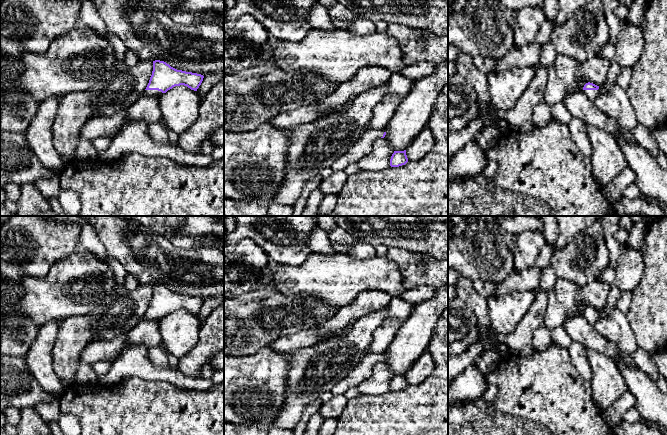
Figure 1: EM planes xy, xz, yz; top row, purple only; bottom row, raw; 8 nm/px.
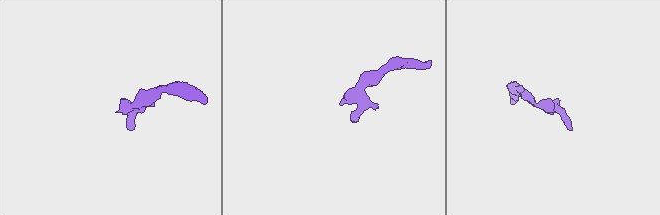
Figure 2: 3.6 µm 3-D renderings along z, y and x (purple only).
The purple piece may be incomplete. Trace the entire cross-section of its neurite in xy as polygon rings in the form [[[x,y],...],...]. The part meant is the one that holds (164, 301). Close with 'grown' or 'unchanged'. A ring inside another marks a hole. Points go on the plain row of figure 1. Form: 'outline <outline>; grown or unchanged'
outline [[[155,284],[152,299],[143,319],[159,320],[180,309],[197,315],[203,302],[201,298],[177,294],[164,285]]]; grown

